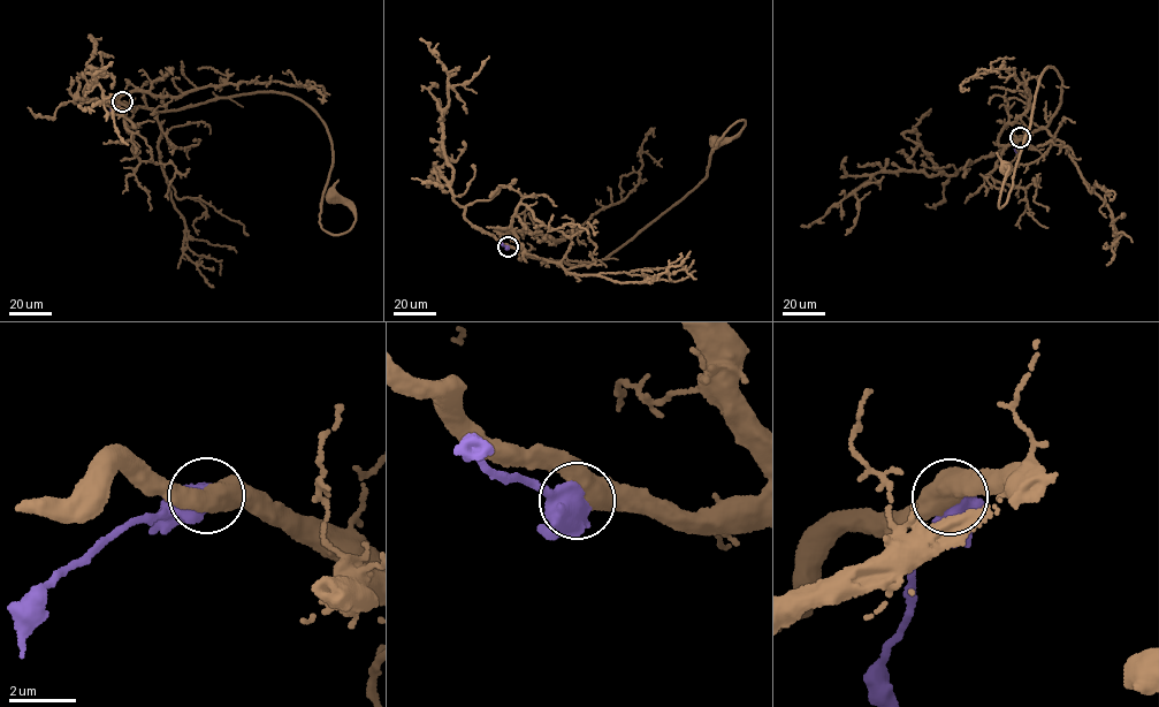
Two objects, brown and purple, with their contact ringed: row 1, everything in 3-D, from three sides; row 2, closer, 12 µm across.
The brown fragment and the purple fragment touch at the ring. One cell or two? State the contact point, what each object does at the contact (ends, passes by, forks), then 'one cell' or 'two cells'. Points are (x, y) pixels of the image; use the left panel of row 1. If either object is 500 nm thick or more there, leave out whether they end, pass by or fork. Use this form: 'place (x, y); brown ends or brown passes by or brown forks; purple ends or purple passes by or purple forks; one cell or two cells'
place (122, 101); two cells

